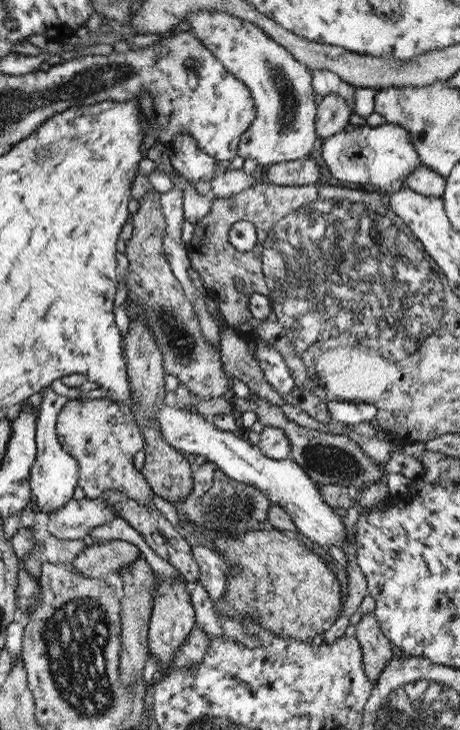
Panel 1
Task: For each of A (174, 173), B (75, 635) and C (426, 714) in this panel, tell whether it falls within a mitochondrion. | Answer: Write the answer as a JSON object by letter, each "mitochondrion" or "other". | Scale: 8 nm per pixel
{"A":"other","B":"mitochondrion","C":"mitochondrion"}

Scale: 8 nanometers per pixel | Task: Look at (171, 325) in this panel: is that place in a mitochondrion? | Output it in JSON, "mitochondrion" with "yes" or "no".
{"mitochondrion":"yes"}

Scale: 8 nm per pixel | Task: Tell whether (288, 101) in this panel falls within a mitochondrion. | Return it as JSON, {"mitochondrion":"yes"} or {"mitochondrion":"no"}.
{"mitochondrion":"yes"}

